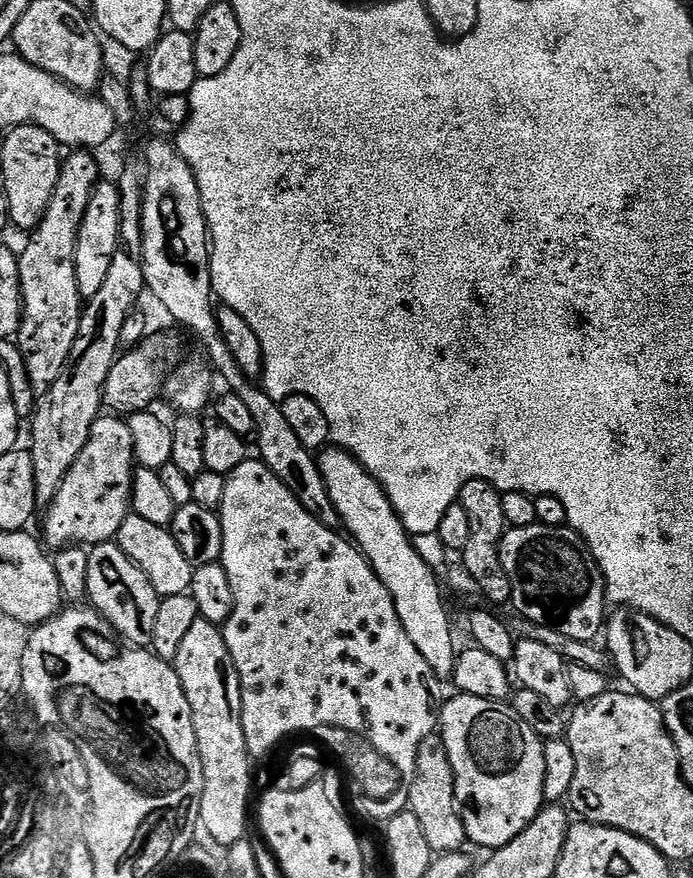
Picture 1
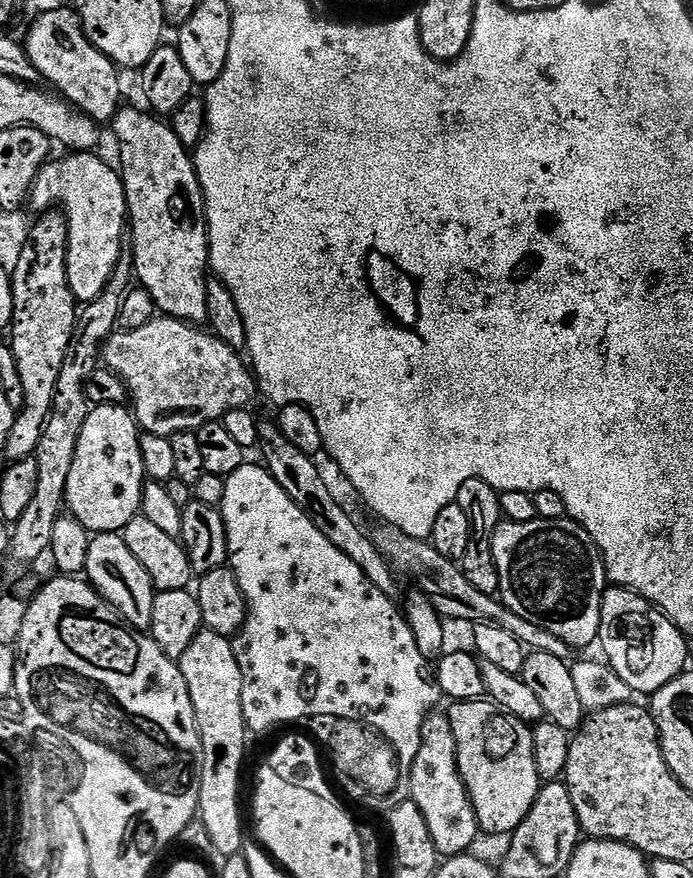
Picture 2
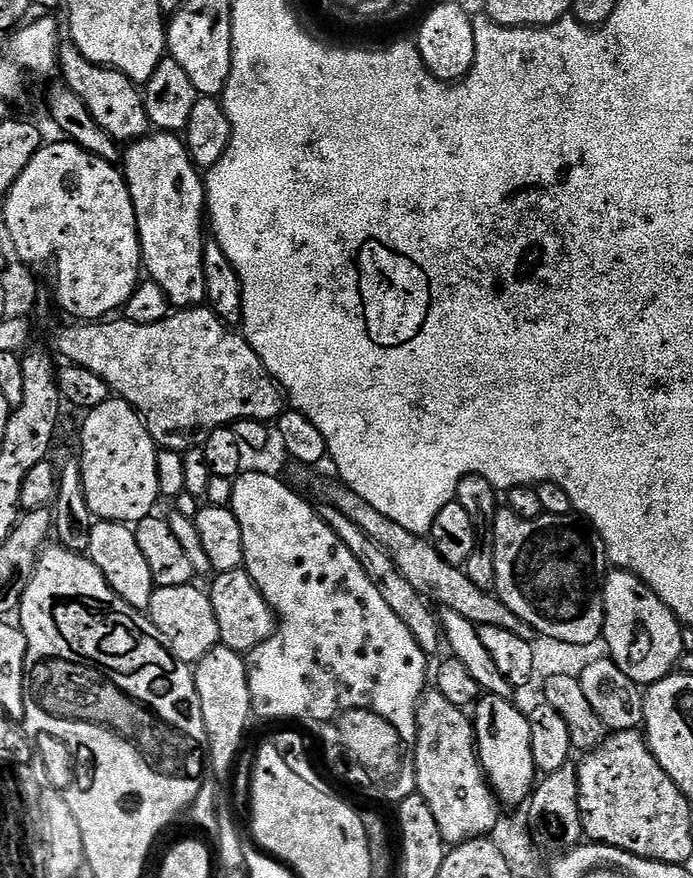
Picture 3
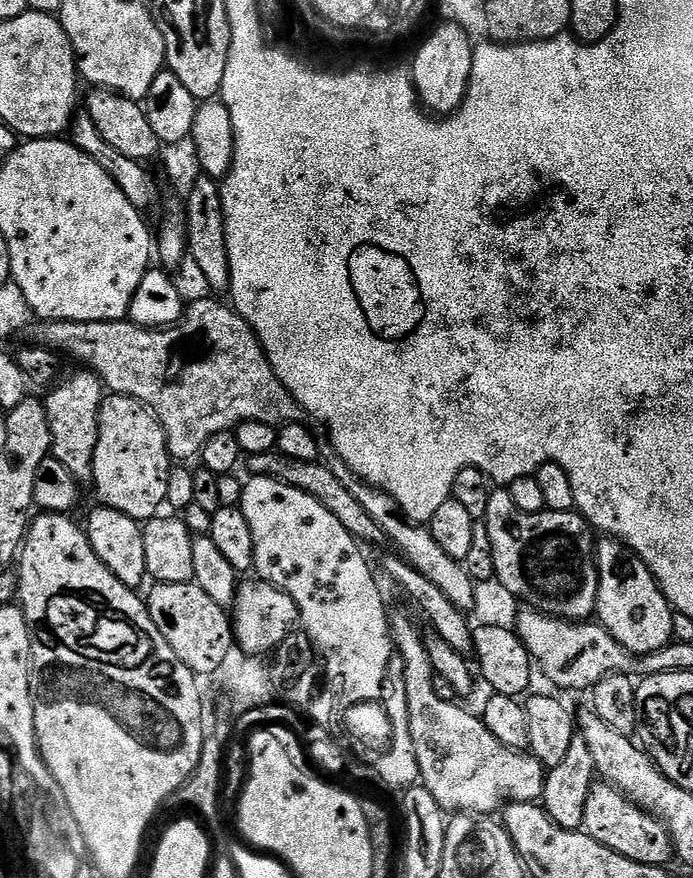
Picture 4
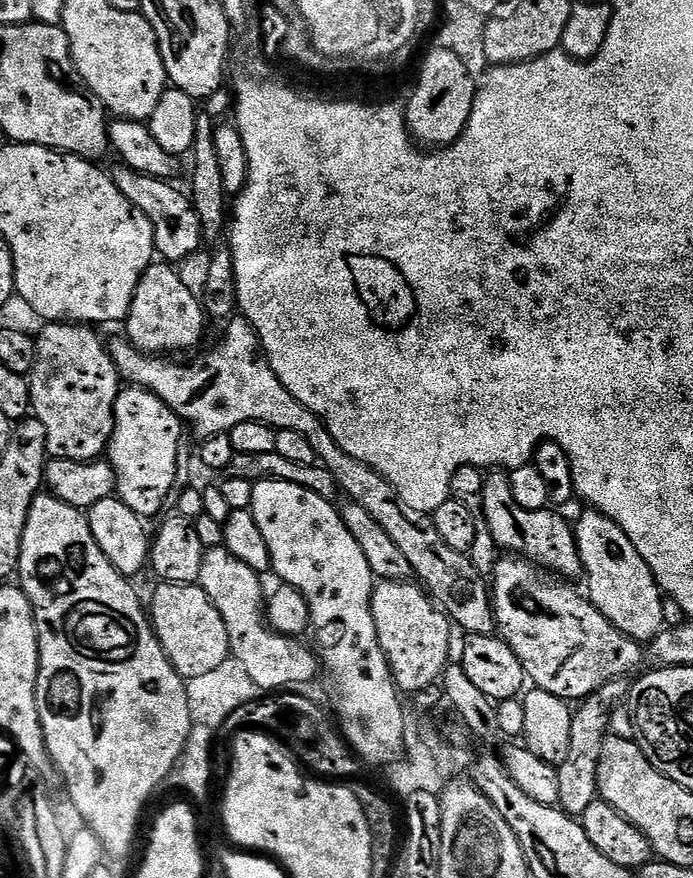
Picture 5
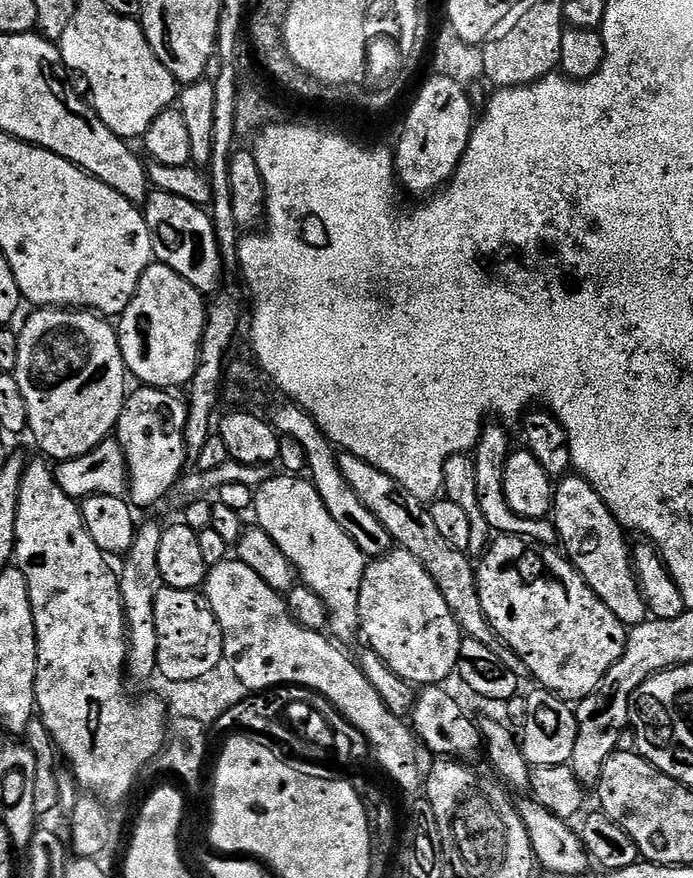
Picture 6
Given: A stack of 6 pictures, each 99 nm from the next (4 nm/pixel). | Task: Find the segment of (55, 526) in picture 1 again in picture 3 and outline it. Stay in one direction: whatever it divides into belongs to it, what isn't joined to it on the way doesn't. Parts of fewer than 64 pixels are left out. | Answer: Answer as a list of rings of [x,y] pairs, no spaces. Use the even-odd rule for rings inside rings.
[[[119,398],[104,400],[102,406],[91,409],[85,416],[88,417],[85,418],[84,429],[80,432],[80,453],[78,453],[78,459],[80,461],[80,473],[82,474],[82,486],[86,490],[86,502],[90,506],[93,517],[95,517],[97,521],[109,520],[115,524],[134,526],[142,518],[153,515],[153,513],[157,511],[156,500],[159,501],[161,499],[160,487],[158,486],[158,458],[156,457],[158,449],[154,438],[148,433],[148,427],[144,425],[144,420],[140,417],[140,413],[137,412],[135,408],[130,407],[127,402]]]

